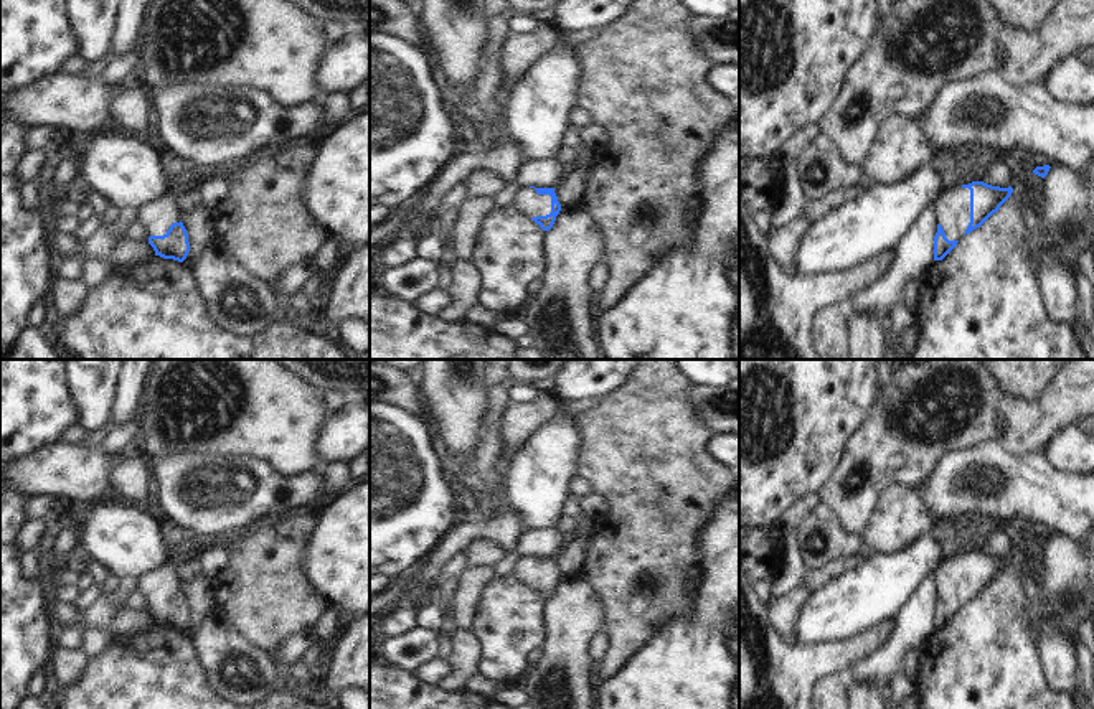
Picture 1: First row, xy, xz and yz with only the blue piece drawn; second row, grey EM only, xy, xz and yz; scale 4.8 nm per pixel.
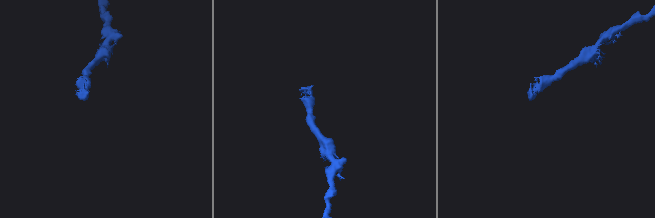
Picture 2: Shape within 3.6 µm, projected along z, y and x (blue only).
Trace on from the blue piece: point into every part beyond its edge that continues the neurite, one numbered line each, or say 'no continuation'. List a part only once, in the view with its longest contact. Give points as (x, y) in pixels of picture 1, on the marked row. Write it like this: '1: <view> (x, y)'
1: xz (527, 201)

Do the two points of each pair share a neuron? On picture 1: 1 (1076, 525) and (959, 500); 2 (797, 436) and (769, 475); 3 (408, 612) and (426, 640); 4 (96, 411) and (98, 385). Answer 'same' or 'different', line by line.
1: same
2: same
3: different
4: same

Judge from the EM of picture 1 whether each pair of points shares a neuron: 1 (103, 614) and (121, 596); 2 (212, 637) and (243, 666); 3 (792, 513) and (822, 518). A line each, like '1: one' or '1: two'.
1: one
2: one
3: two

